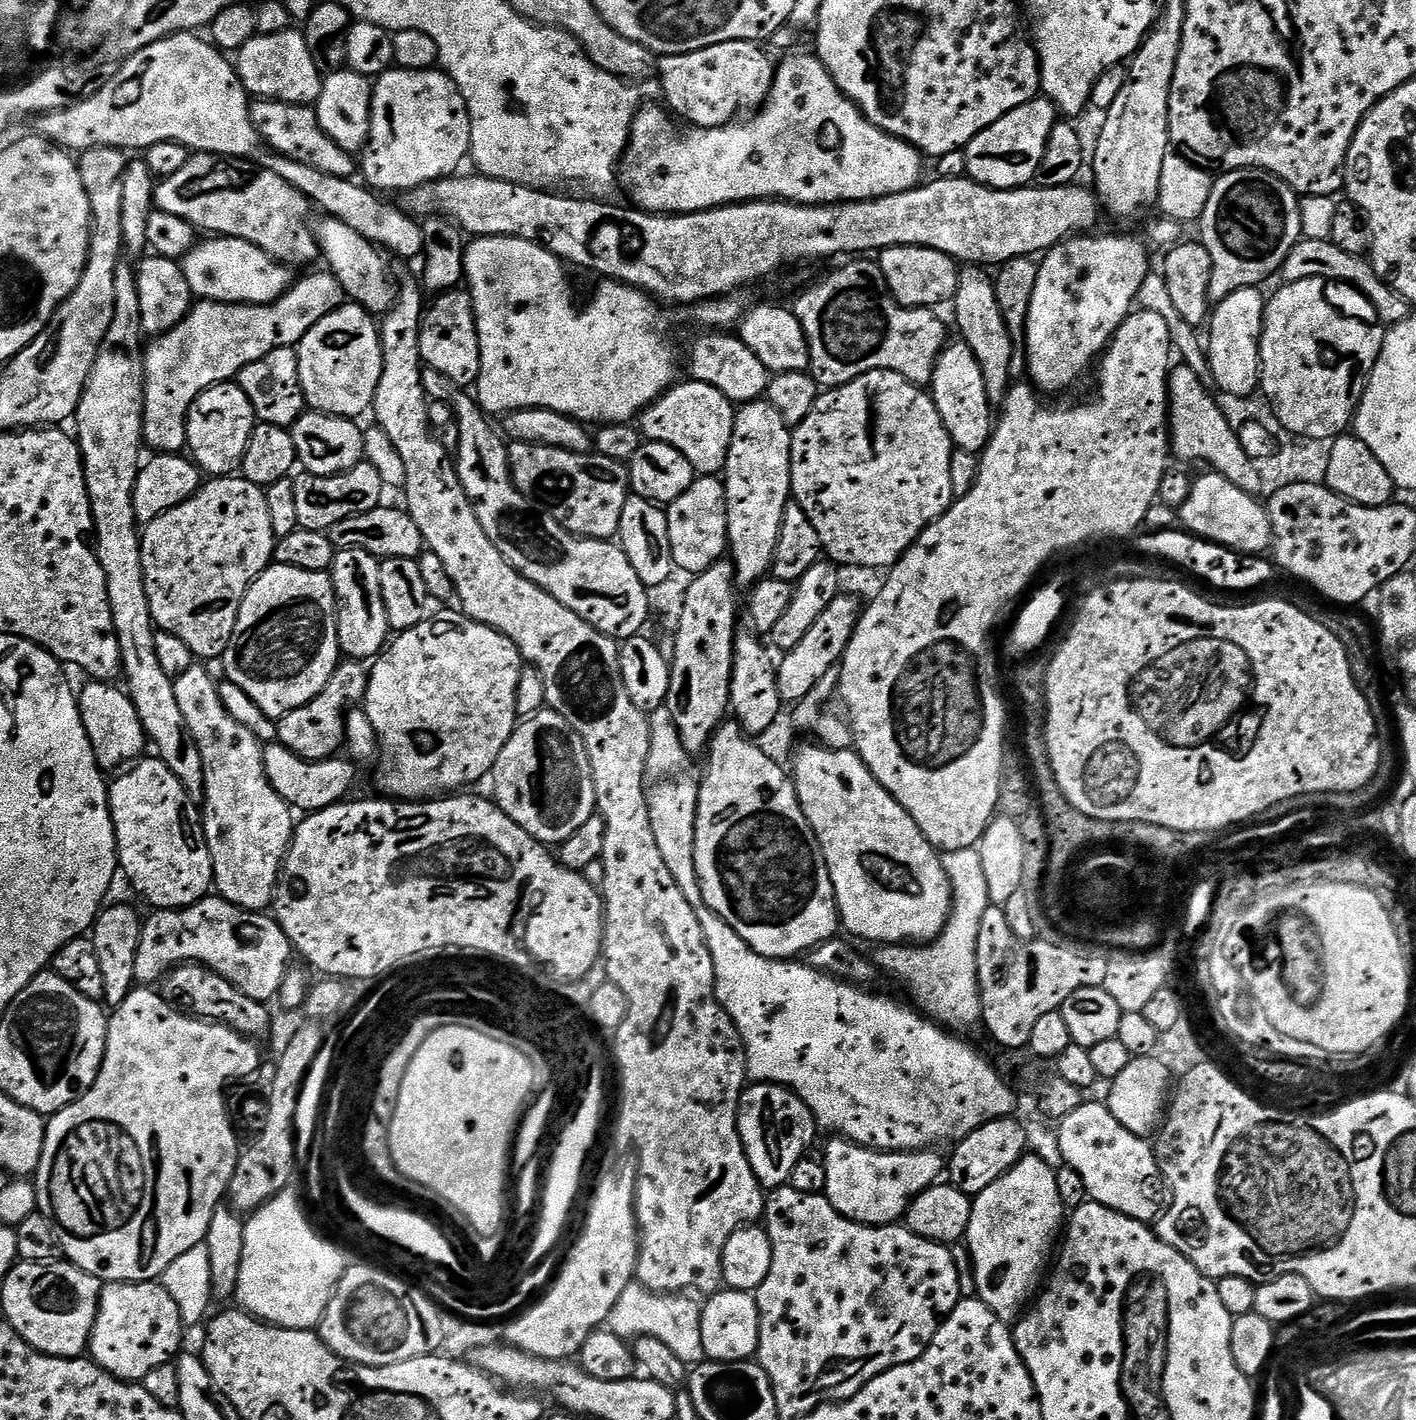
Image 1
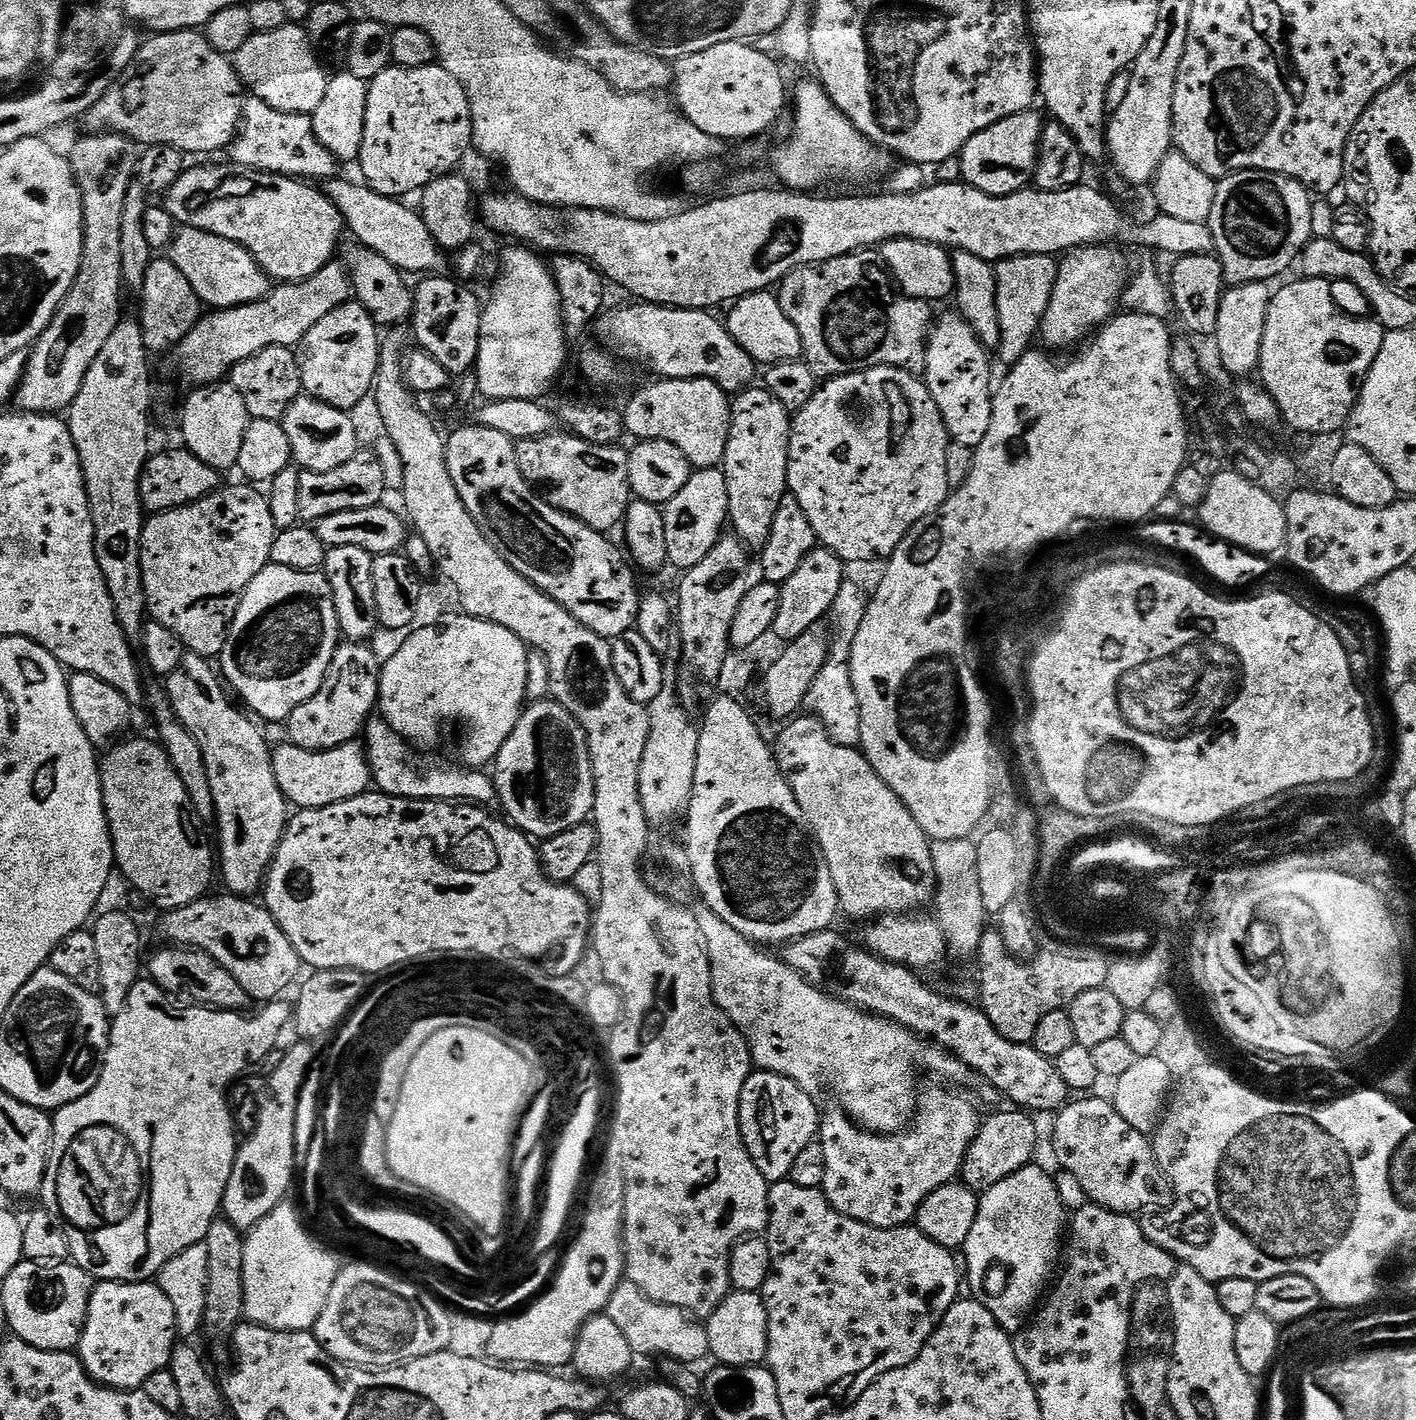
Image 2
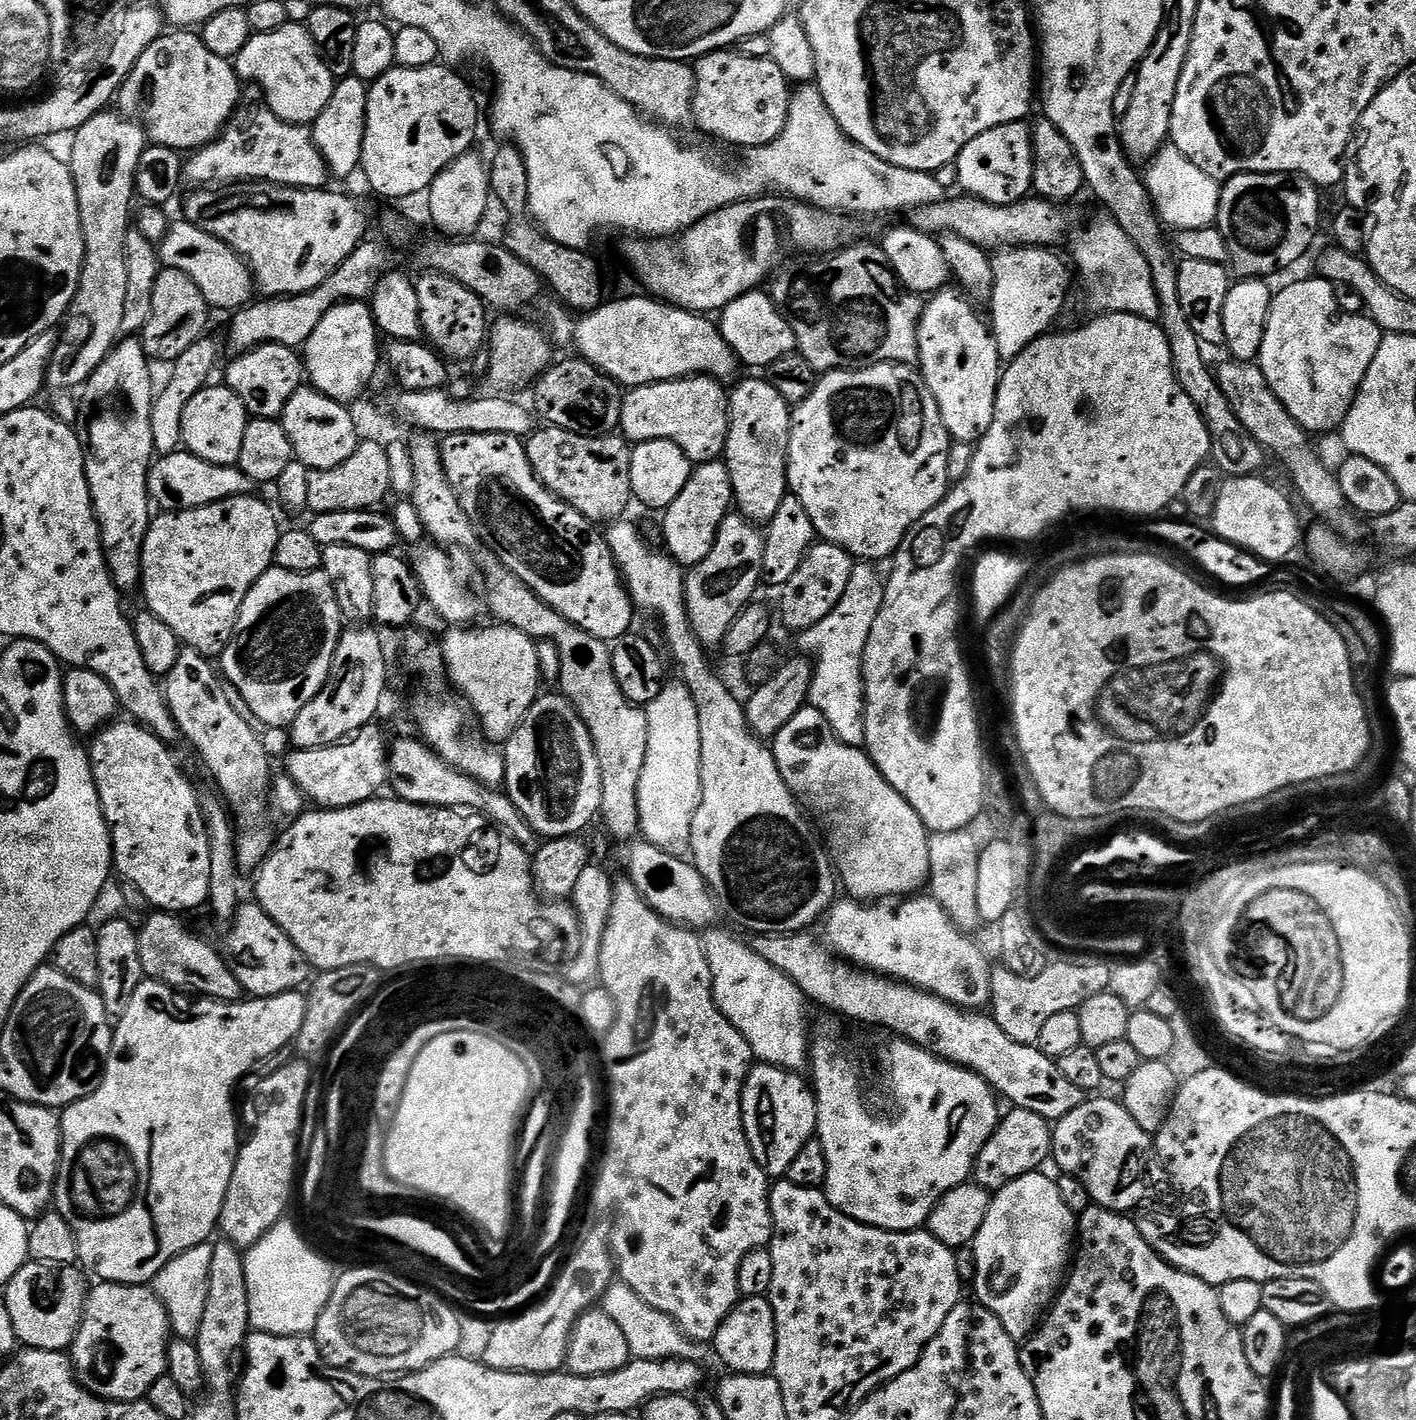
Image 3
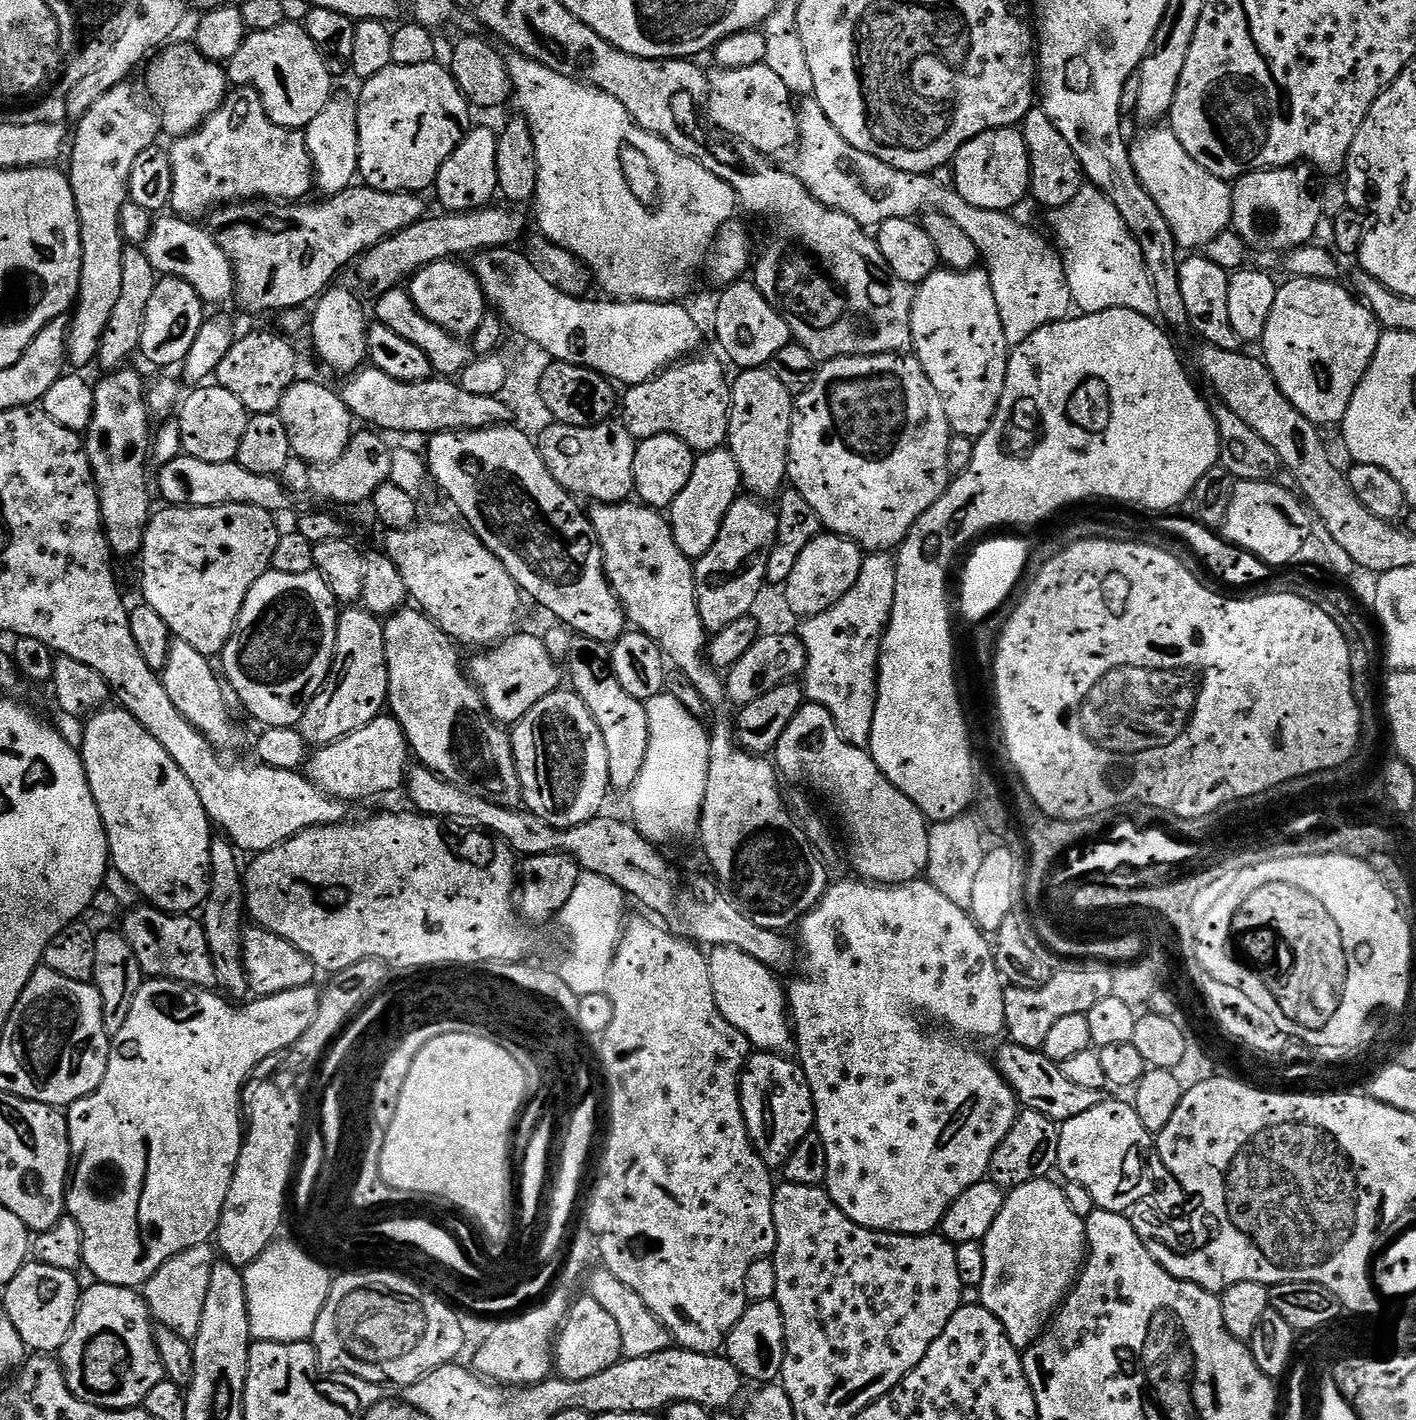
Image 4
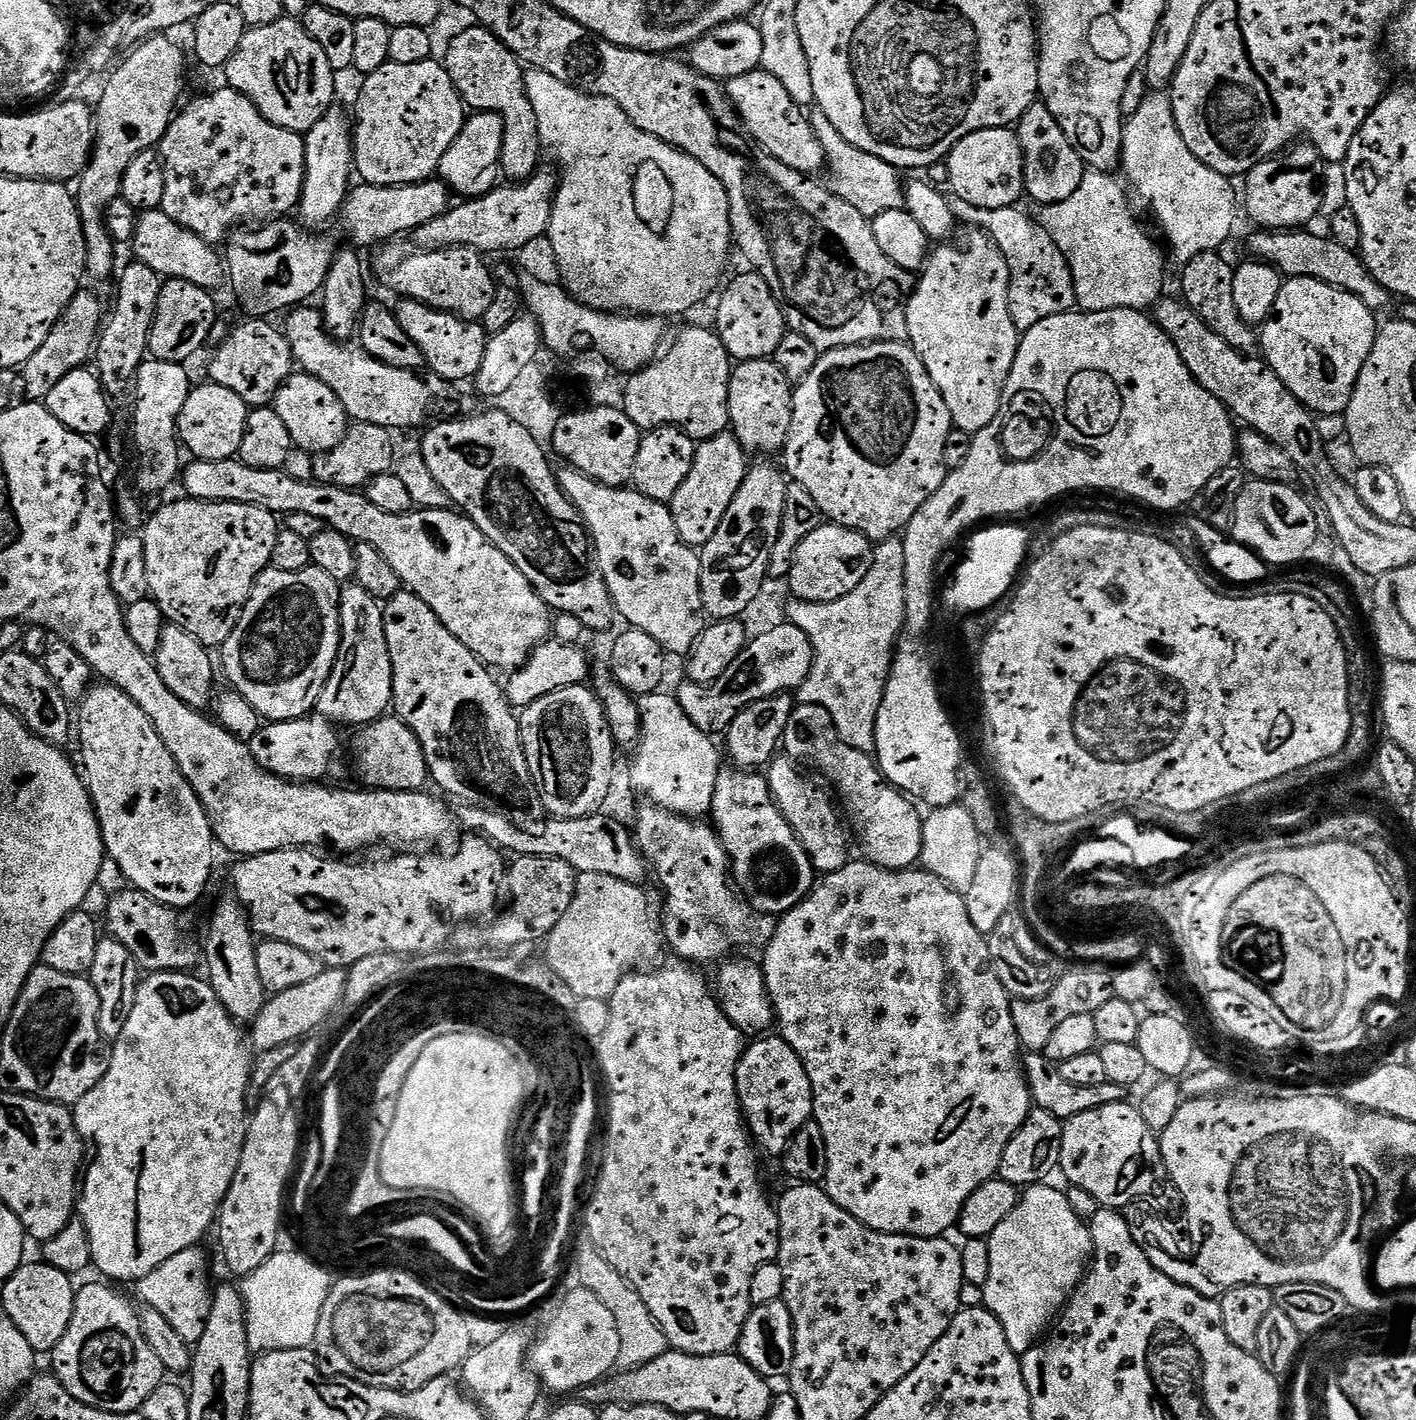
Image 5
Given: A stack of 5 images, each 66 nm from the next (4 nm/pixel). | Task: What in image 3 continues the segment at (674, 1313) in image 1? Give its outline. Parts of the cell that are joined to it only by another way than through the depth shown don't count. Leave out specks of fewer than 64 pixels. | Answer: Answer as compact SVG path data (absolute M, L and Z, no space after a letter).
M614 1282L604 1292L602 1311L615 1322L626 1337L629 1357L638 1360L694 1360L703 1361L703 1356L709 1355L710 1348L707 1343L692 1340L681 1328L674 1323L662 1310L654 1310L630 1286L623 1282Z

